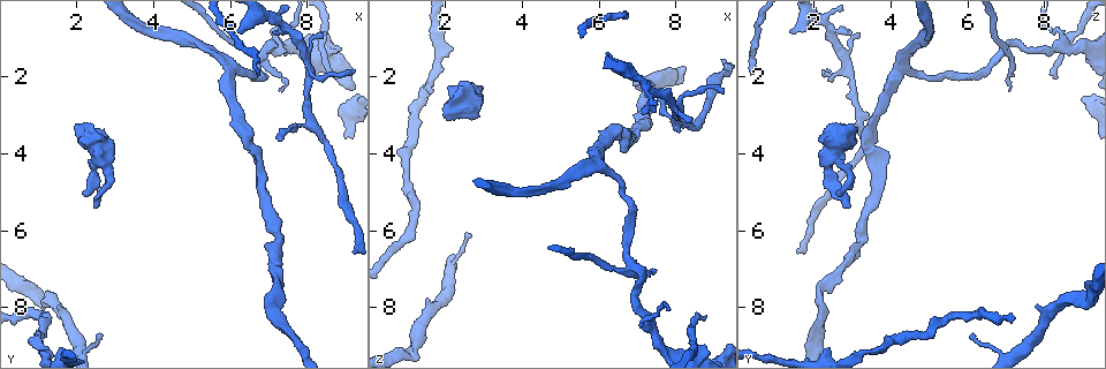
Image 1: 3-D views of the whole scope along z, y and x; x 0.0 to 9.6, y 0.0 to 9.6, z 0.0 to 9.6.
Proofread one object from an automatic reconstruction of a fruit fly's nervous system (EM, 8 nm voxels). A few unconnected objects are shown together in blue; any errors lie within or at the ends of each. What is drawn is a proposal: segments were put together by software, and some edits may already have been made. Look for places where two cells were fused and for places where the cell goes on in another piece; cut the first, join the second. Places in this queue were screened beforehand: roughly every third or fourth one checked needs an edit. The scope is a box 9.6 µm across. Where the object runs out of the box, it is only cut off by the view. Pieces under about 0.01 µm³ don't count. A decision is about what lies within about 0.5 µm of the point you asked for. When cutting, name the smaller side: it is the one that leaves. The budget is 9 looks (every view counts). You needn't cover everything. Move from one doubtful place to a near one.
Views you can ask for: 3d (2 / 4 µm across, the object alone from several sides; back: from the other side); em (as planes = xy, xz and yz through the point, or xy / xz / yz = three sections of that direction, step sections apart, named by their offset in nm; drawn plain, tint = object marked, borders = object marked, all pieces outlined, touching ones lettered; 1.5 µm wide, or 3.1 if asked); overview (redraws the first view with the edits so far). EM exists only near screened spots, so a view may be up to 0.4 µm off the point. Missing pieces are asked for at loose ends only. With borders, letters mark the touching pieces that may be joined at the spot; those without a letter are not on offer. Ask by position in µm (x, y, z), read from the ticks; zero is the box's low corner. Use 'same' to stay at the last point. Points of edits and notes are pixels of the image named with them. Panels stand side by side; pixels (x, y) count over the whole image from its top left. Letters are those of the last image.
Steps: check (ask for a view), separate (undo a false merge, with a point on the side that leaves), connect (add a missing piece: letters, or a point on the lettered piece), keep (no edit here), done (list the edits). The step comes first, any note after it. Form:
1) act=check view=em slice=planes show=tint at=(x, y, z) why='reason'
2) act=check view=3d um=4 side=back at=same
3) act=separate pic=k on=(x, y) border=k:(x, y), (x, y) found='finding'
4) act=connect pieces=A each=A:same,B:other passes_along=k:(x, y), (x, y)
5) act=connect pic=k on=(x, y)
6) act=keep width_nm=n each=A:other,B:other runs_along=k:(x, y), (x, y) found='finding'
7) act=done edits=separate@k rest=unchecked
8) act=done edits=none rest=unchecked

act=check view=em slice=planes show=borders at=(1.20, 7.85, 9.10) why='sharp bend'

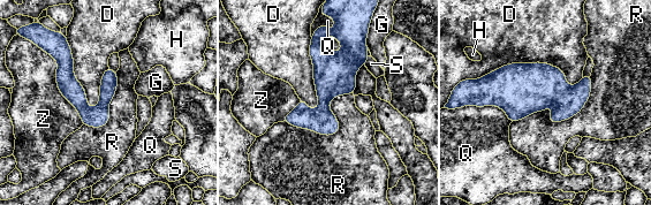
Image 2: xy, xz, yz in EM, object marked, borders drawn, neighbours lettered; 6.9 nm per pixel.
act=keep each=D:other,G:other,H:other,Q:other,R:other,S:other,Z:other found='continuous, no second cell'

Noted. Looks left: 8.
act=check view=3d um=2 at=(8.75, 2.00, 8.40) why='an open end'

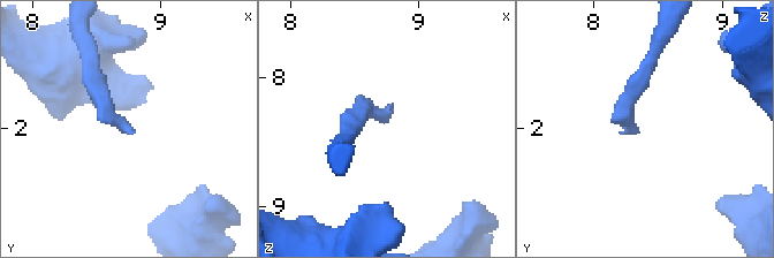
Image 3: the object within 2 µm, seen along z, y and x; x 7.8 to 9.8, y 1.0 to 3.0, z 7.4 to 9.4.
act=check view=em slice=xy step=8 show=borders at=(8.76, 2.04, 8.32)

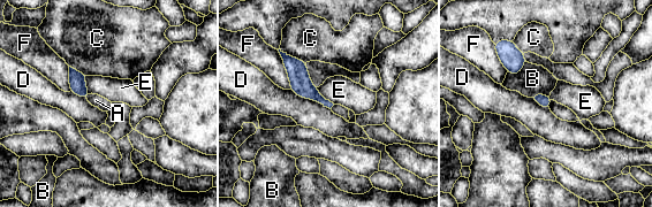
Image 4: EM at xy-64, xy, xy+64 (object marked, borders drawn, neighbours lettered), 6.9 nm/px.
act=connect pieces=A width_nm=90 each=A:same,B:other,C:other,D:other,E:other,F:other passes_along=4:(77, 79), (88, 96), (96, 100) found='the cell continues'

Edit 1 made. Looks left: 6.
act=check view=3d um=4 at=(6.20, 0.80, 1.35) why='an open end'

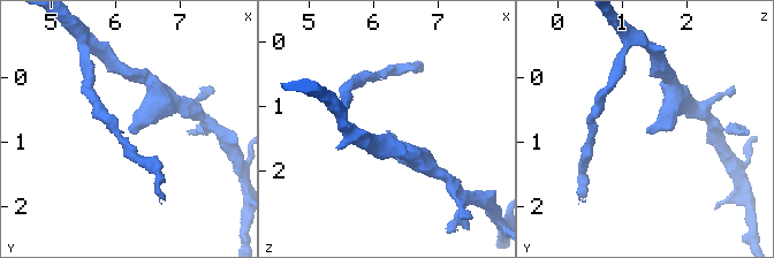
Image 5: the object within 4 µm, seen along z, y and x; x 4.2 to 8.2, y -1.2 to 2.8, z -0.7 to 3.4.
act=check view=em slice=xy step=8 show=borders at=(6.20, 0.80, 1.35) why='shape alone is not enough'

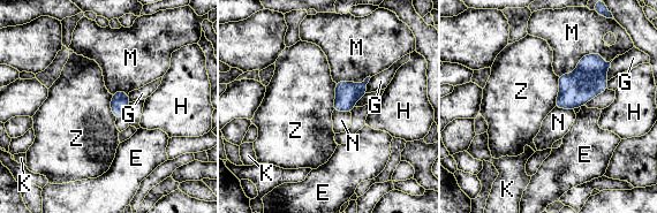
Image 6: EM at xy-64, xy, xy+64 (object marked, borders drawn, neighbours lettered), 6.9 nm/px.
act=check view=em slice=planes show=borders at=same why='cut it another way'

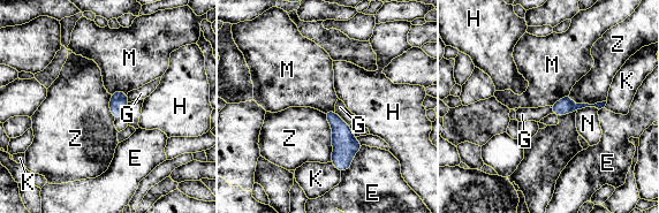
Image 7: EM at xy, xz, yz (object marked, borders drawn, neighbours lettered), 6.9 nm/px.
act=keep longest_contact=Z:340nm each=E:other,G:other,H:other,K:other,M:other,N:other,Z:other runs_along=7:(601, 105), (554, 108) found='none of them fits'

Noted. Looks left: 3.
act=done edits=connect@4 rest=unchecked

